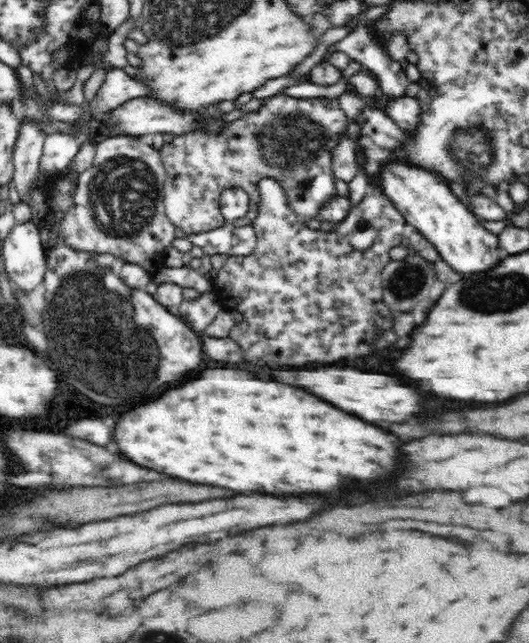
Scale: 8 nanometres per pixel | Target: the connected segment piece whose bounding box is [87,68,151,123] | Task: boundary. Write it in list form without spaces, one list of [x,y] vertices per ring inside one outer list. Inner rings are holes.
[[[111,68],[105,74],[103,84],[87,107],[93,121],[101,122],[104,114],[124,105],[130,100],[146,97],[151,90],[138,79],[128,75],[124,69]]]

